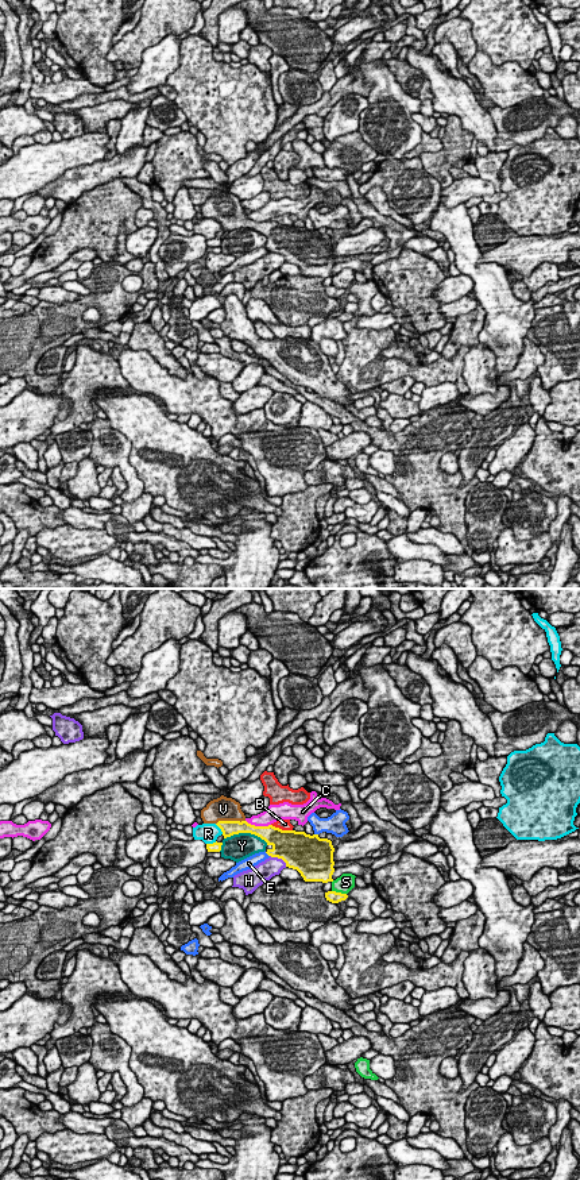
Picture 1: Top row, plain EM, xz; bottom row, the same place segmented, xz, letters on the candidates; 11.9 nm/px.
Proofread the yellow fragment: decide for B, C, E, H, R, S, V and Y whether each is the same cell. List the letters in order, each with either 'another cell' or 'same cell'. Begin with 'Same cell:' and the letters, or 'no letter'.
Same cell: V
B: another cell
C: another cell
E: another cell
H: another cell
R: another cell
S: another cell
V: same cell
Y: another cell

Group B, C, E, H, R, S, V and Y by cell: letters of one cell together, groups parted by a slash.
B / C / E / H / R / S / V / Y

